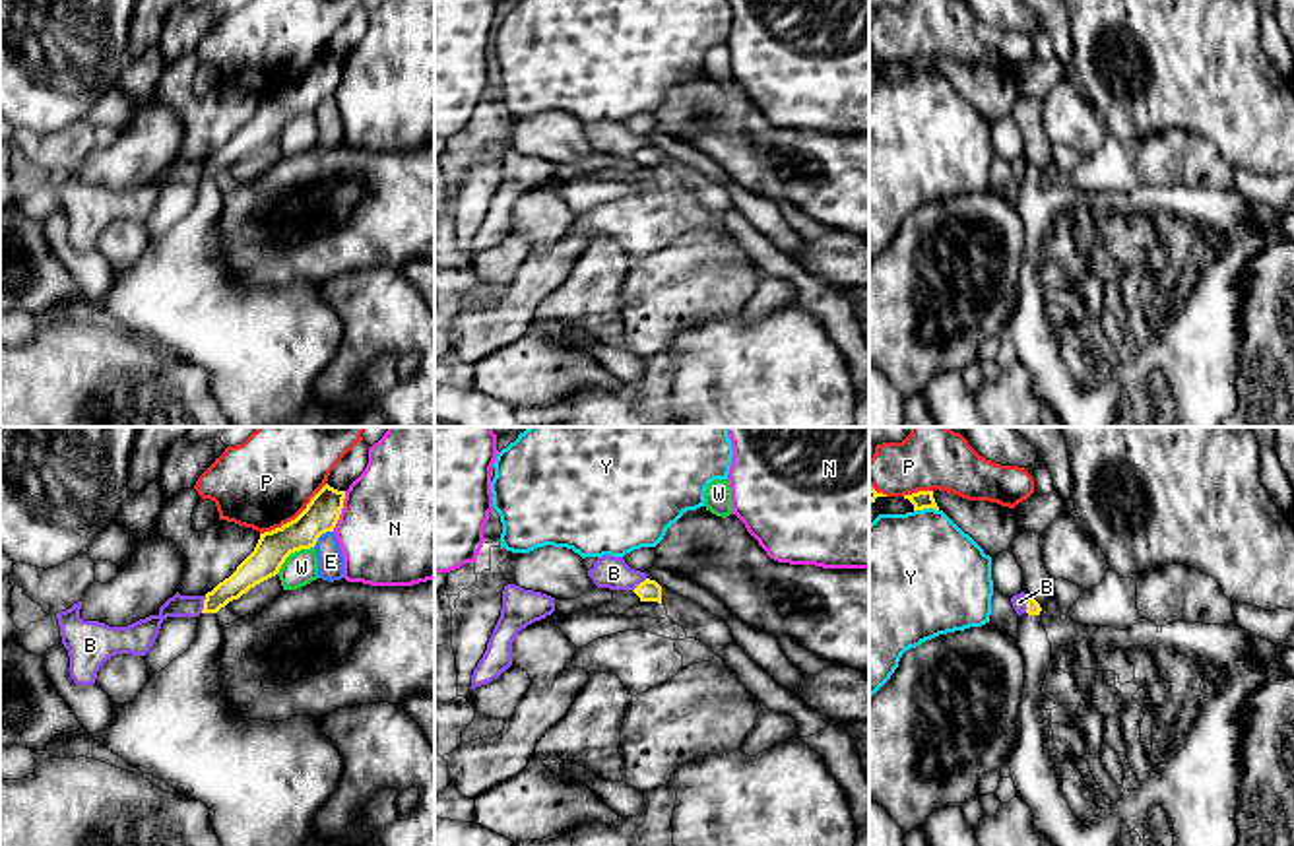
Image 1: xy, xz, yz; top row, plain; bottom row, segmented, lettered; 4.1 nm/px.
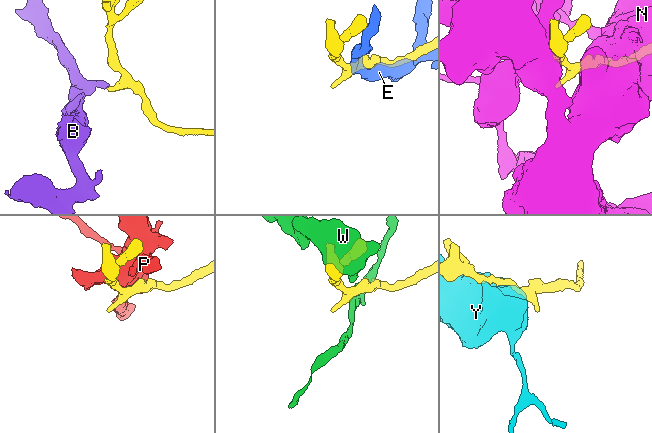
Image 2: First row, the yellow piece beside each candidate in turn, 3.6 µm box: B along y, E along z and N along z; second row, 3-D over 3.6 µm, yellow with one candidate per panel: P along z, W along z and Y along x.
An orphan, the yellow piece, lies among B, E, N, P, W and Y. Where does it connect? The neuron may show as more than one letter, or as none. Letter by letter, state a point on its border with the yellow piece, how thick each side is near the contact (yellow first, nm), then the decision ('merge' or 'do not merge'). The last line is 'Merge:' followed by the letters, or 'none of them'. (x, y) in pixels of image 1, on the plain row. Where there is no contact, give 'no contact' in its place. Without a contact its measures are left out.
B: xy (204, 169) | 120/100 nm | do not merge
E: xy (321, 99) | 140/110 nm | do not merge
N: xy (340, 76) | 140/500 nm | do not merge
P: xy (295, 84) | 140/380 nm | do not merge
W: xy (291, 117) | 140/140 nm | do not merge
Y: yz (926, 72) | 80/460 nm | do not merge
Merge: none of them

